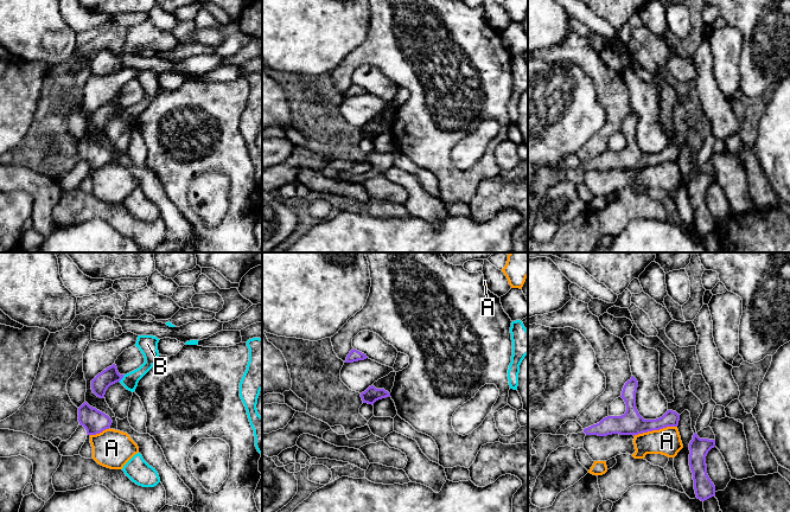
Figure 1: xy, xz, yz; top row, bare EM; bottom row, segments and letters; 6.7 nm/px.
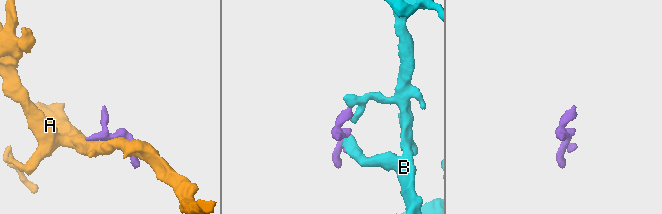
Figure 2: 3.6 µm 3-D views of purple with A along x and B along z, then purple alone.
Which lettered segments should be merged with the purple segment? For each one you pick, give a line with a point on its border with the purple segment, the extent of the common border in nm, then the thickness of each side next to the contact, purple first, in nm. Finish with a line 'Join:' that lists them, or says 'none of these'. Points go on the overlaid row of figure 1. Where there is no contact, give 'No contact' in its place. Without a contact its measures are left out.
Join: none of these

